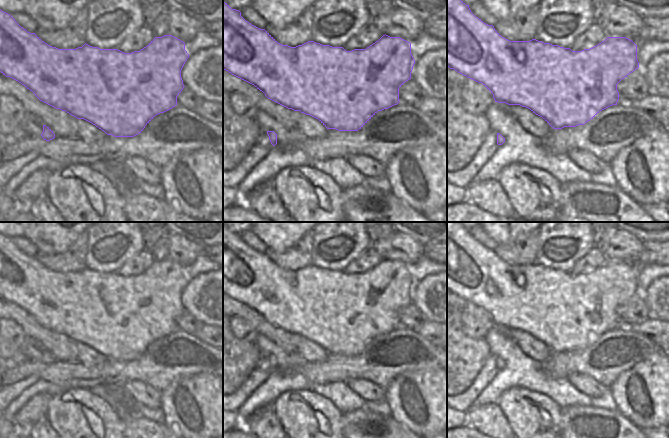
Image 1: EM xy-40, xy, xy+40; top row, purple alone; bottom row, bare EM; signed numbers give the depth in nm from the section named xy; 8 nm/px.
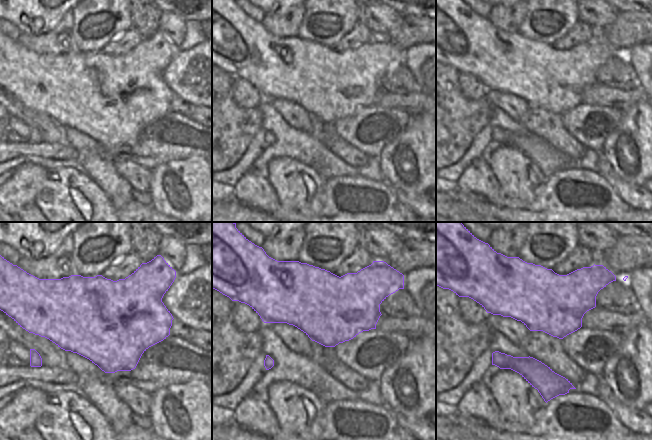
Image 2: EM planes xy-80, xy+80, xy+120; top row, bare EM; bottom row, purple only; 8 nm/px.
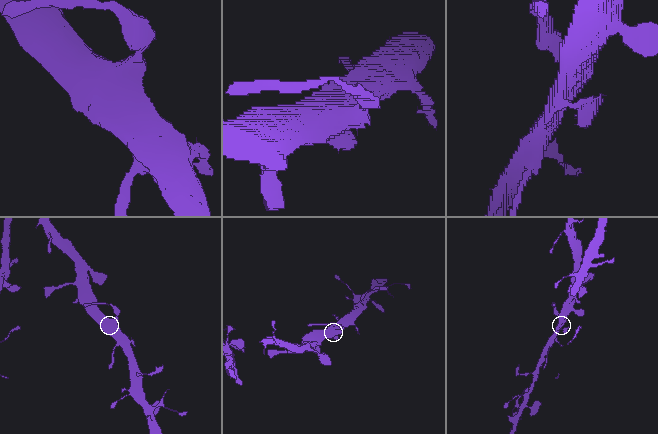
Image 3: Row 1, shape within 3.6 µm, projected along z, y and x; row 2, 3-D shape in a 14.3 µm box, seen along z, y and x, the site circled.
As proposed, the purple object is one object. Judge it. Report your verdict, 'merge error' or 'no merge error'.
no merge error

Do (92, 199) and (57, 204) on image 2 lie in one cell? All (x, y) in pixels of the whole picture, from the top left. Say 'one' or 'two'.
one

